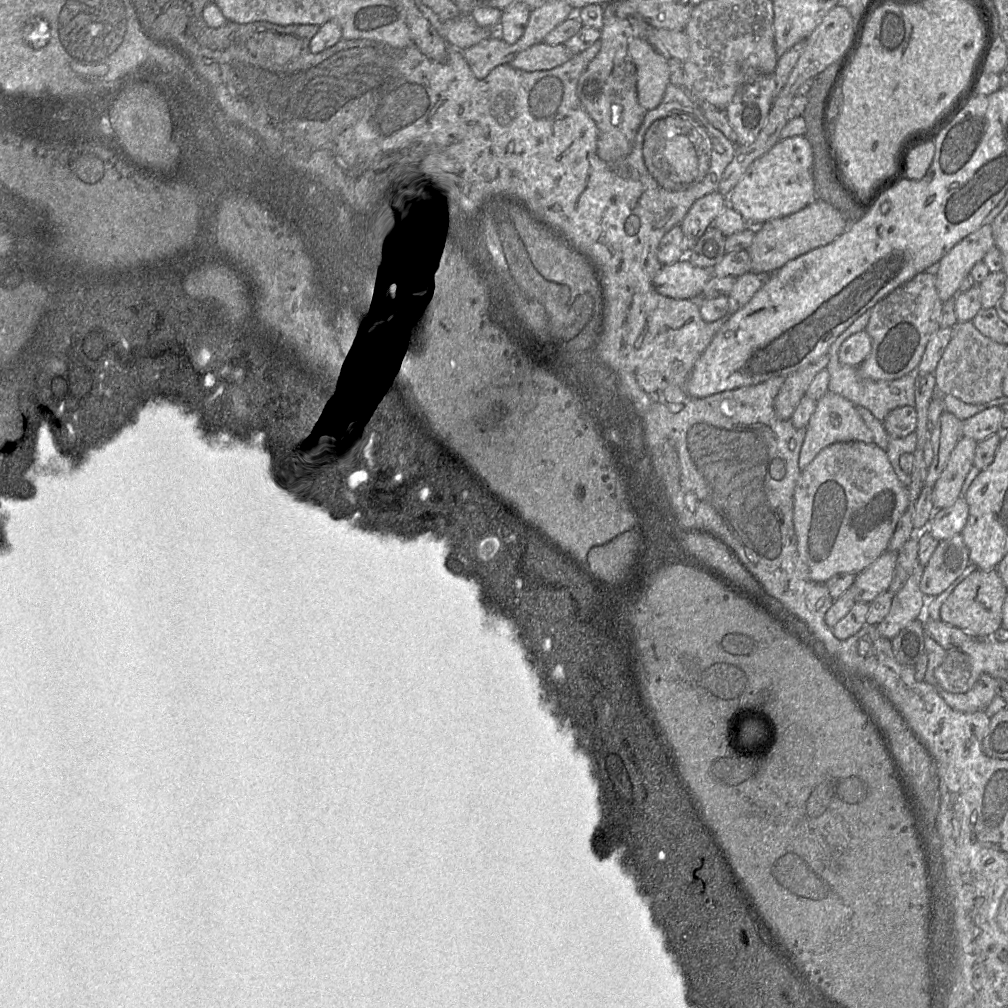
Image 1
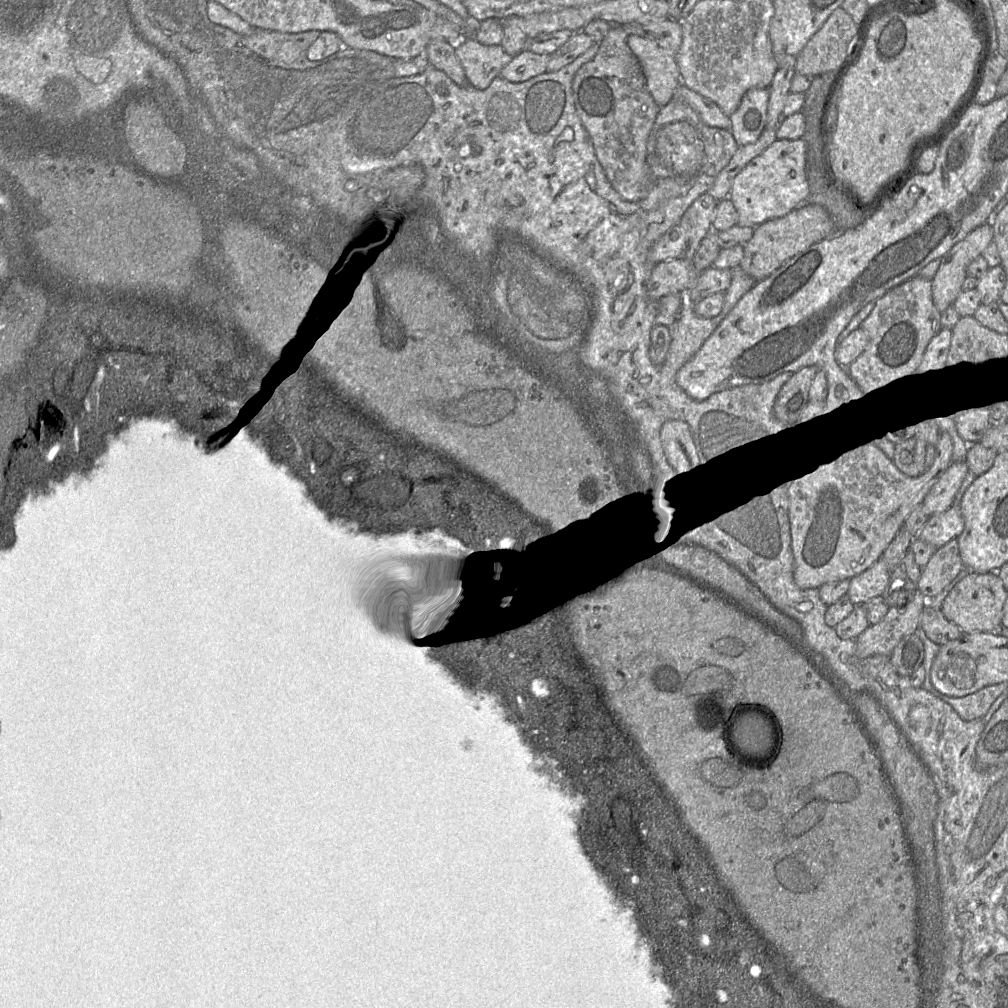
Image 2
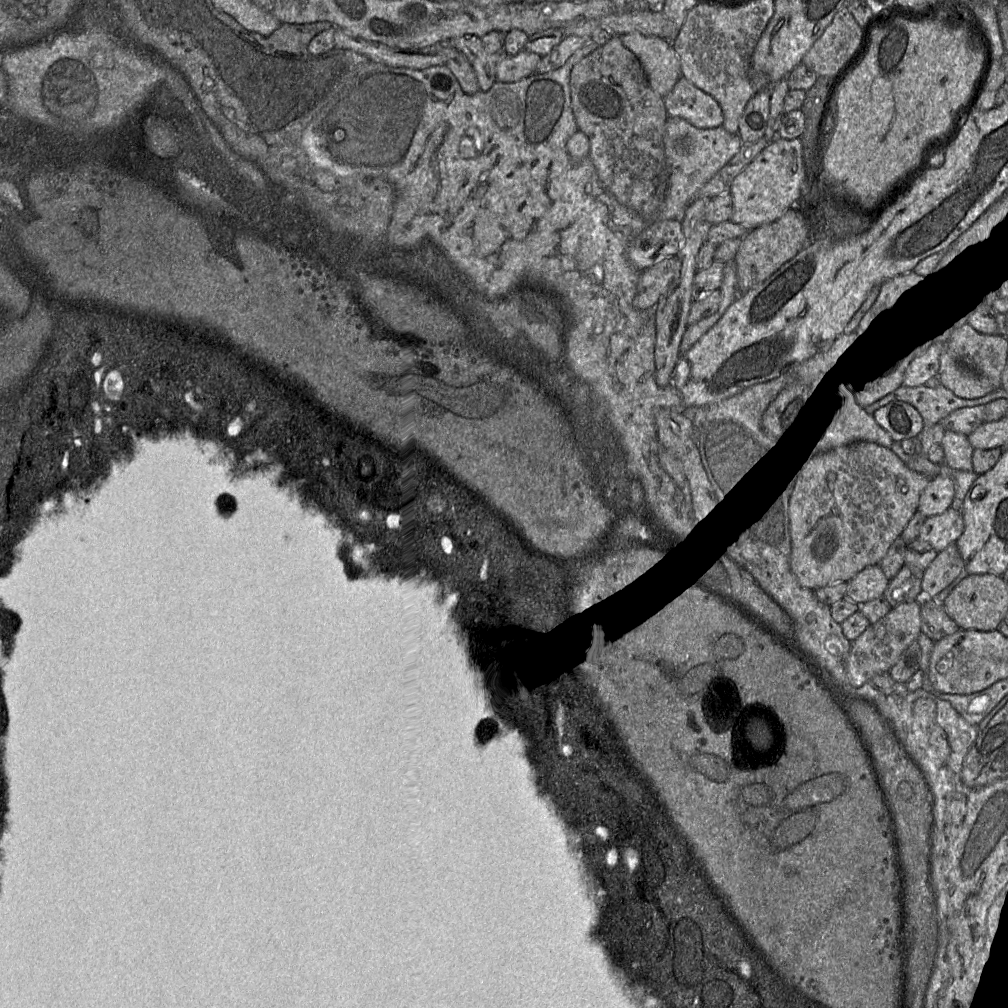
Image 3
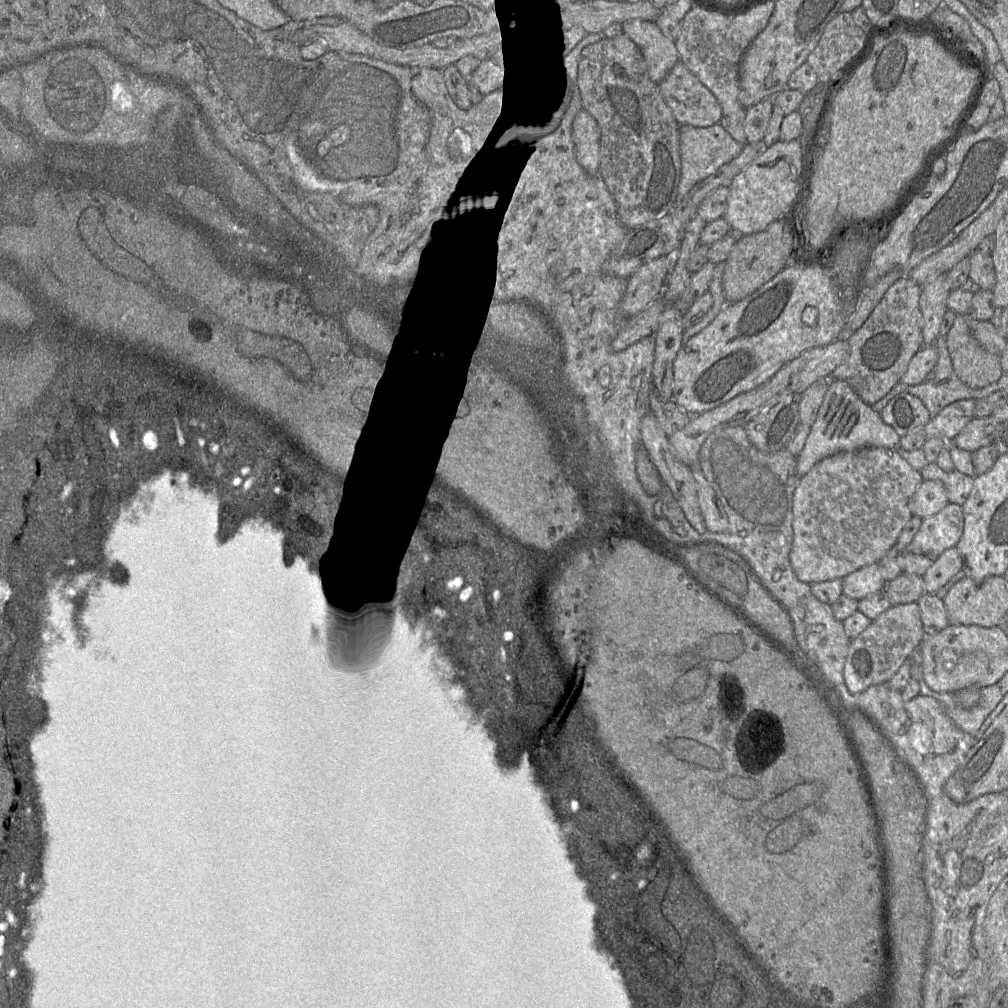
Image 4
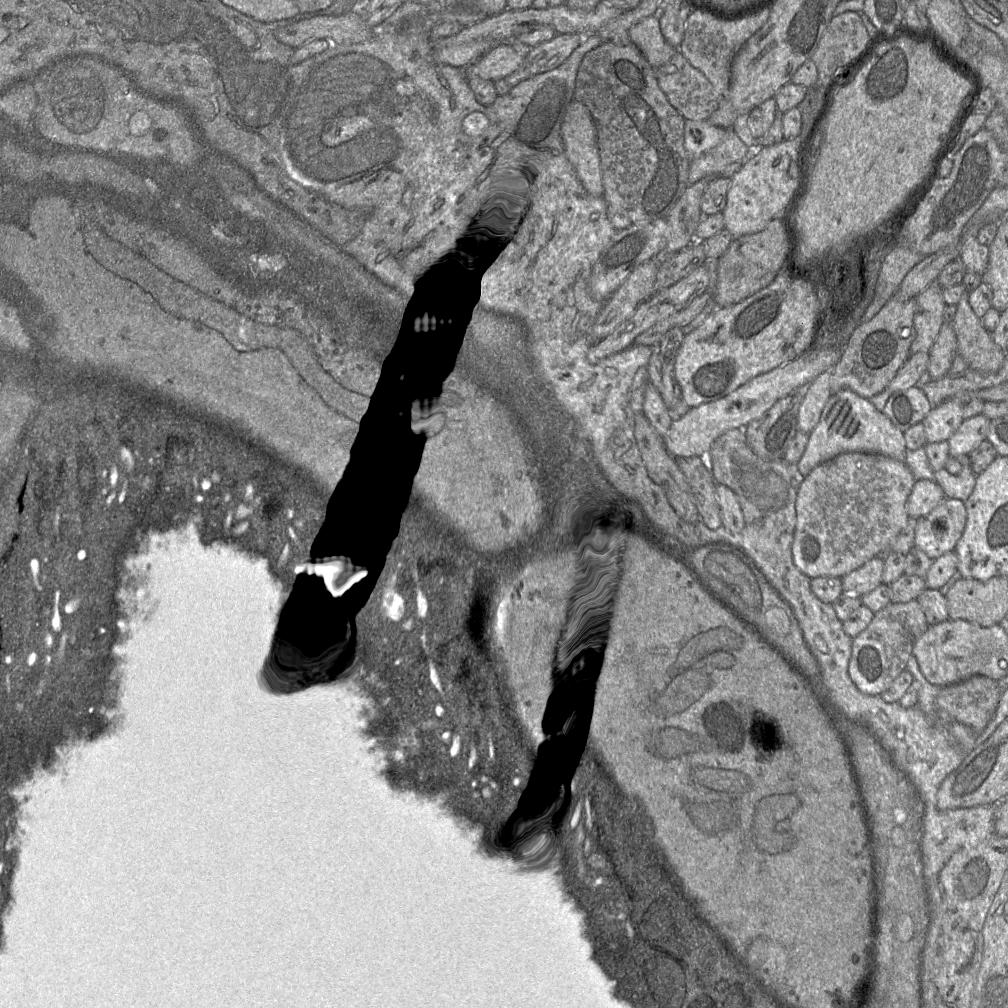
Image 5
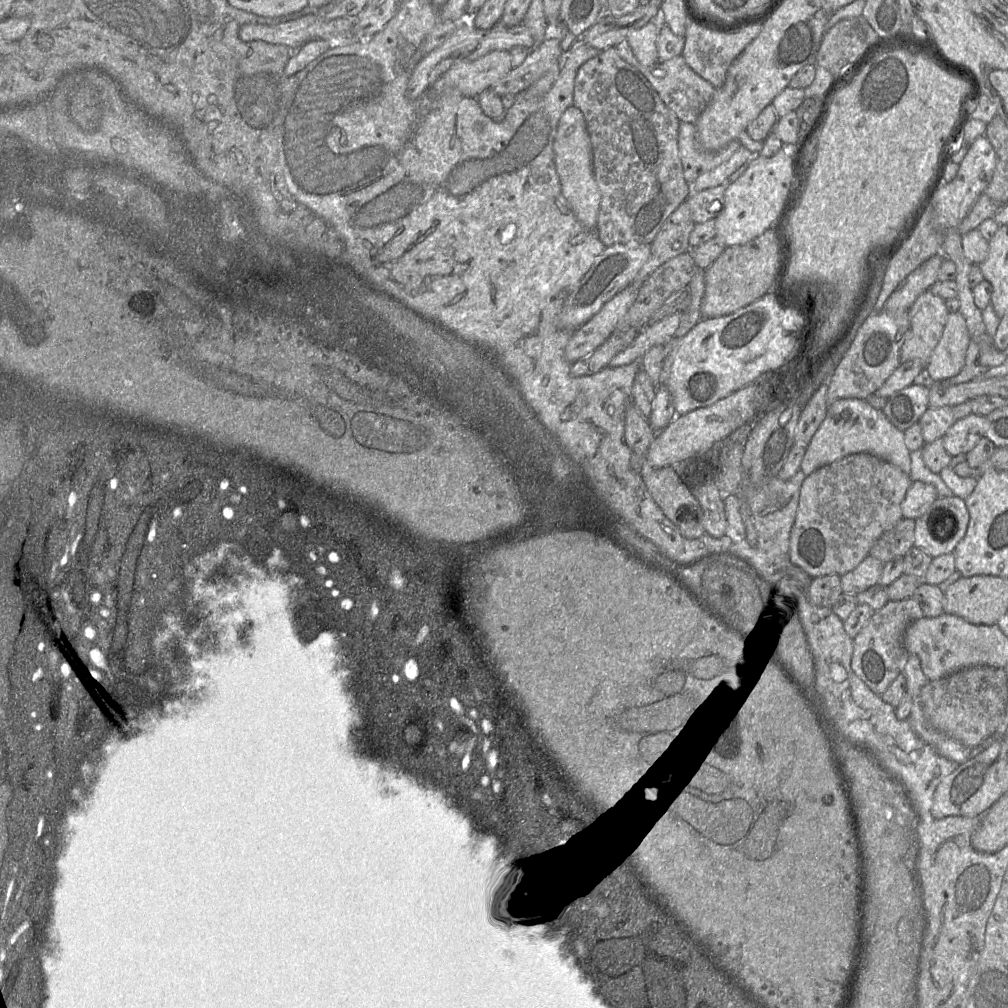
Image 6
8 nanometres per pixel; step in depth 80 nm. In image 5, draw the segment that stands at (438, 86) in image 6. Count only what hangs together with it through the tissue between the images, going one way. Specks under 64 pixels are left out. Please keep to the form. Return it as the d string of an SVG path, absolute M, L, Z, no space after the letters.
M500 43L466 66L466 73L495 82L508 77L518 69L522 61L523 57L516 52L511 43Z

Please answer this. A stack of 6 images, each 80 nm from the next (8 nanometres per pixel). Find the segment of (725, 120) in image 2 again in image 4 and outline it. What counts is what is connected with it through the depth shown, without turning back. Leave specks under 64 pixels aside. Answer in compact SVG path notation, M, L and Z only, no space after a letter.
M681 60L659 83L659 89L679 125L706 128L720 122L719 101Z

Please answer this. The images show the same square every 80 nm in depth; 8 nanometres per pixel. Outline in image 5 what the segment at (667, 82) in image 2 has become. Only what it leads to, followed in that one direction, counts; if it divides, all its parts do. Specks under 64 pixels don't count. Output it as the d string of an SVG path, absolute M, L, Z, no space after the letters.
M659 15L647 16L633 24L627 31L632 43L644 55L649 64L658 69L667 64L678 52L664 38L659 22Z

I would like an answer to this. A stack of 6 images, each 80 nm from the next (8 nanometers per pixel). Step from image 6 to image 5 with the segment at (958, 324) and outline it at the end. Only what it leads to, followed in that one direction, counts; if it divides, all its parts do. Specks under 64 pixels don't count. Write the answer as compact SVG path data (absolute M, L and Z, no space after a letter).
M943 323L940 333L930 349L928 369L933 379L939 379L950 370L957 351L957 338L952 323Z

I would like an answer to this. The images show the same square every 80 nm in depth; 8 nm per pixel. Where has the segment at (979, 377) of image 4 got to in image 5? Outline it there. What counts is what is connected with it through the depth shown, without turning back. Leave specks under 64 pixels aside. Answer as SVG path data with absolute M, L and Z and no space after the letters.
M969 292L957 304L952 327L957 338L957 351L966 364L979 372L996 373L1003 365L1006 353L993 340L969 303Z

